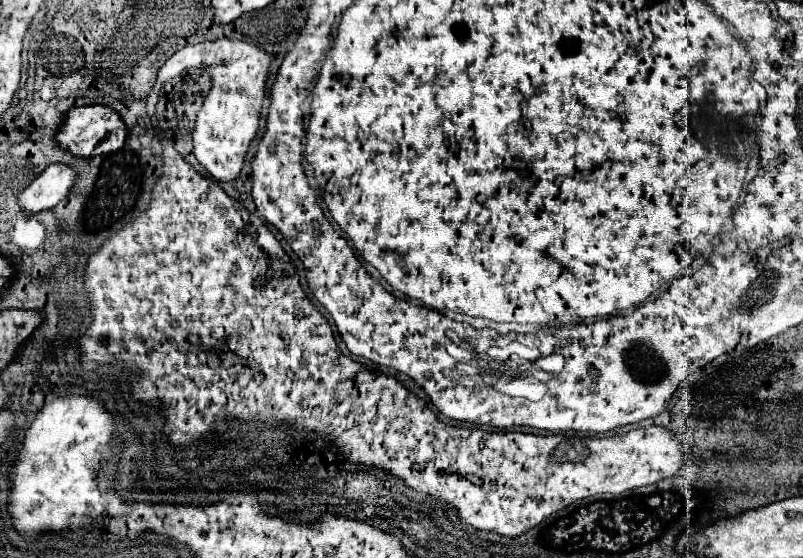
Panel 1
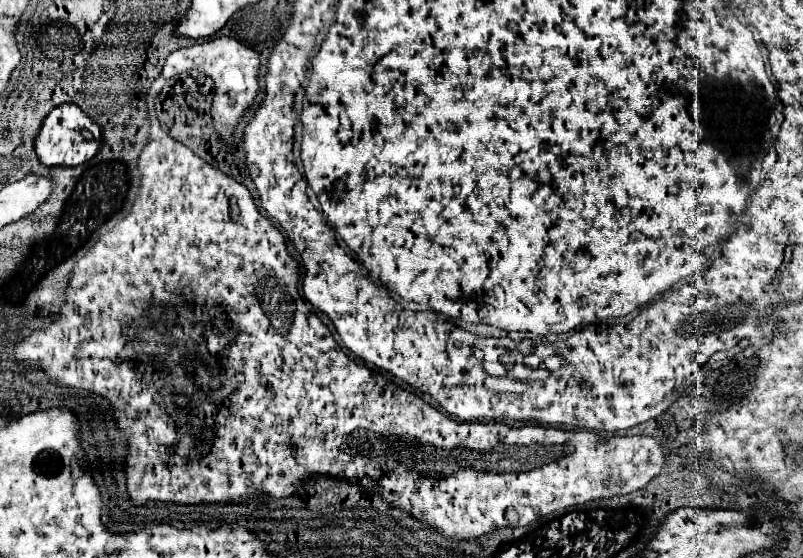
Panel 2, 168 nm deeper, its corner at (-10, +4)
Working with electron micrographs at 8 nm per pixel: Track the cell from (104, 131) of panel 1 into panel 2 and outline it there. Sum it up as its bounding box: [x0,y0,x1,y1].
[34,103,102,167]

